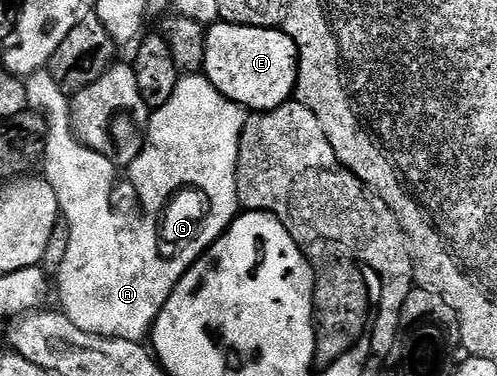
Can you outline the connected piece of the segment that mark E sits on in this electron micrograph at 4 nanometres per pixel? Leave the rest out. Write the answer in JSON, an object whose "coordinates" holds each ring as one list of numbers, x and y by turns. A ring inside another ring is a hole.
{"coordinates":[[218,21,206,27,205,58,202,73,229,100,248,112,272,110,292,101,295,81,299,78,299,50,295,41,282,28,270,26,238,26,232,22]]}

